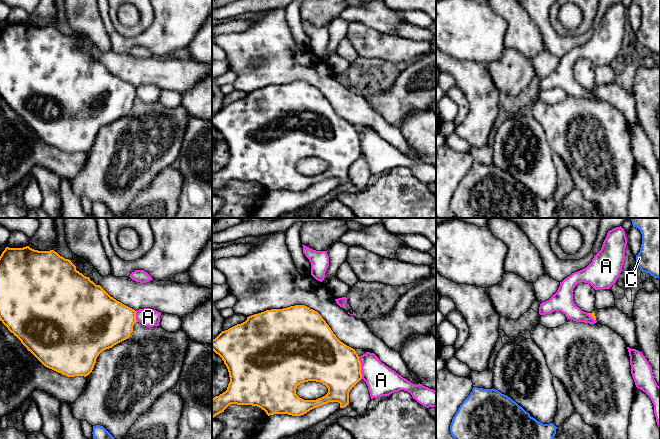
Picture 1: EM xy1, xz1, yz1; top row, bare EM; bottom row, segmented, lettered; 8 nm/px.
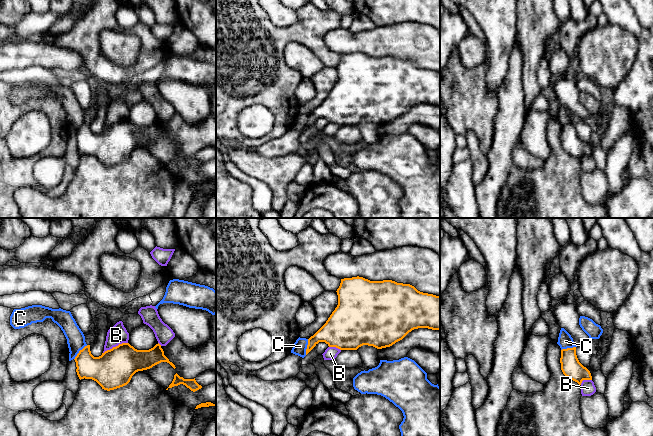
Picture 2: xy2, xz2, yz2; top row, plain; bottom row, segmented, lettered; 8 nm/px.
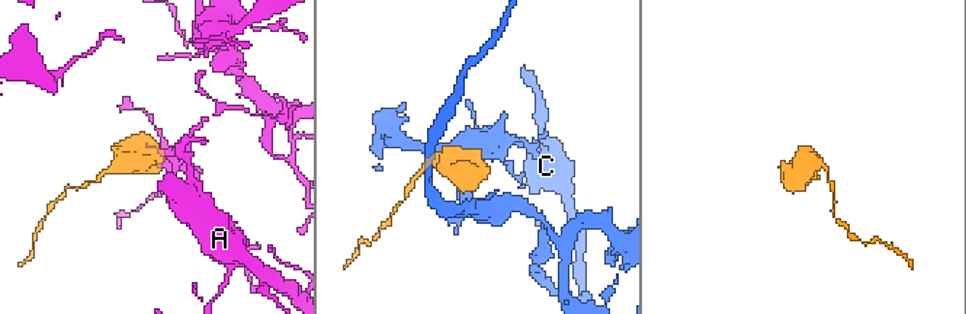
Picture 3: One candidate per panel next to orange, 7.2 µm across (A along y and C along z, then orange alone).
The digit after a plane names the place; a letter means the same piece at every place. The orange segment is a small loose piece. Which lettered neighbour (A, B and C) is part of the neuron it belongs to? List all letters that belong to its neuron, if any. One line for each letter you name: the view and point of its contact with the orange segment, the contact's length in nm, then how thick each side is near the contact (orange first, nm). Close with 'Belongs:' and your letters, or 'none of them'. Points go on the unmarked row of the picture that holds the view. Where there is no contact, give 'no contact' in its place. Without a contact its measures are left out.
A: meets orange in xz1 at (360, 143); contact 190 nm long; 360 nm thick on the orange side, 240 nm on the other
Belongs: A

